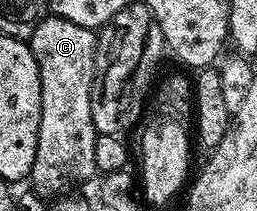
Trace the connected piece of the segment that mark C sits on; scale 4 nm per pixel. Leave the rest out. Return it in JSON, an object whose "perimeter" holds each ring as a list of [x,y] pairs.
{"perimeter":[[[55,16],[44,17],[32,33],[30,45],[38,64],[42,108],[38,124],[38,152],[34,152],[30,182],[37,186],[35,189],[41,195],[62,195],[79,187],[76,186],[79,182],[97,177],[94,164],[97,132],[92,119],[97,37],[96,30],[82,28],[82,24]]]}

